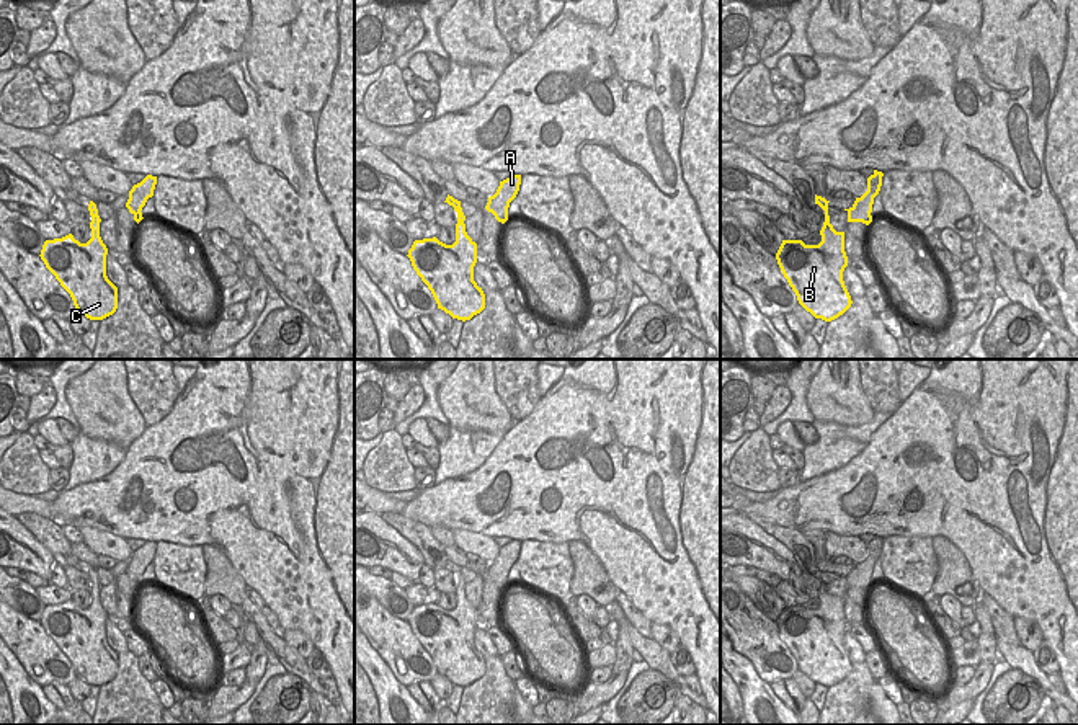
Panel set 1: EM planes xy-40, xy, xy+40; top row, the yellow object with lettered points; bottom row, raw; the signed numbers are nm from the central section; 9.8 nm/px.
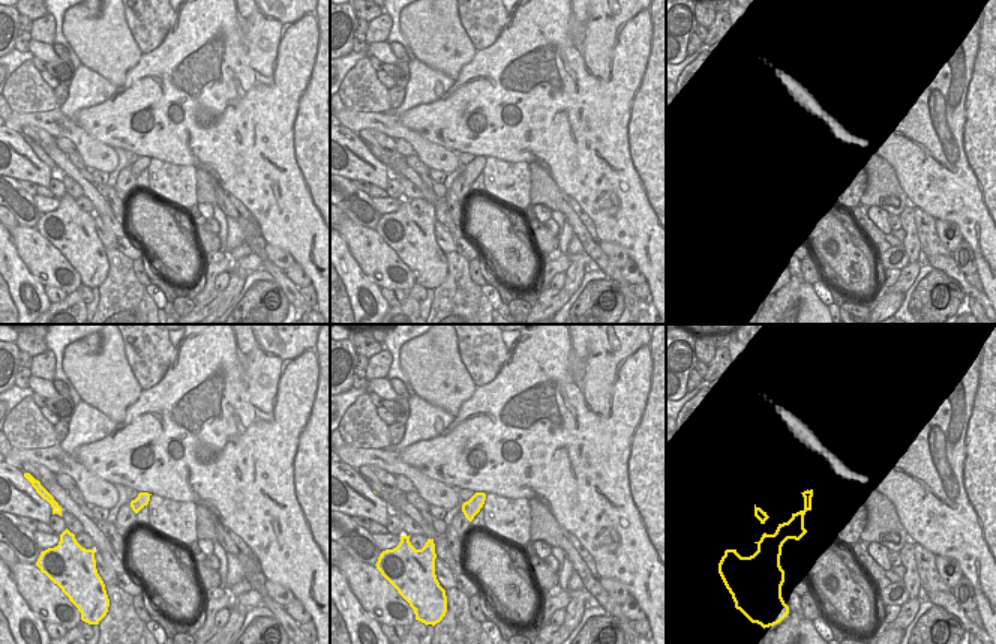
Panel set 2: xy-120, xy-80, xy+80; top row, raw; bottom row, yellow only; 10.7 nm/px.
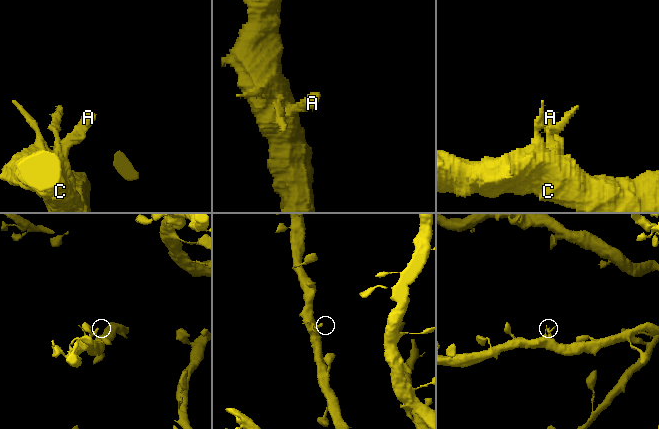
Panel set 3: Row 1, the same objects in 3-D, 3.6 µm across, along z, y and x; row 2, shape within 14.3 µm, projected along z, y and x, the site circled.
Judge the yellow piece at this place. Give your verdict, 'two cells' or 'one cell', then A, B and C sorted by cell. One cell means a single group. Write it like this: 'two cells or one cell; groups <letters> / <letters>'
one cell; groups A B C

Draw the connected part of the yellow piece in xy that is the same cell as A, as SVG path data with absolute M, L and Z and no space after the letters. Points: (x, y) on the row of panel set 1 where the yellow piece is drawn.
M511 175L500 181L500 186L493 196L488 198L485 209L495 216L501 224L508 220L510 202L516 198L521 185L521 175Z

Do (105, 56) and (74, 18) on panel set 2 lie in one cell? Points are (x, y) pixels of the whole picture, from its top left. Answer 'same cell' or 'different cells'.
same cell

